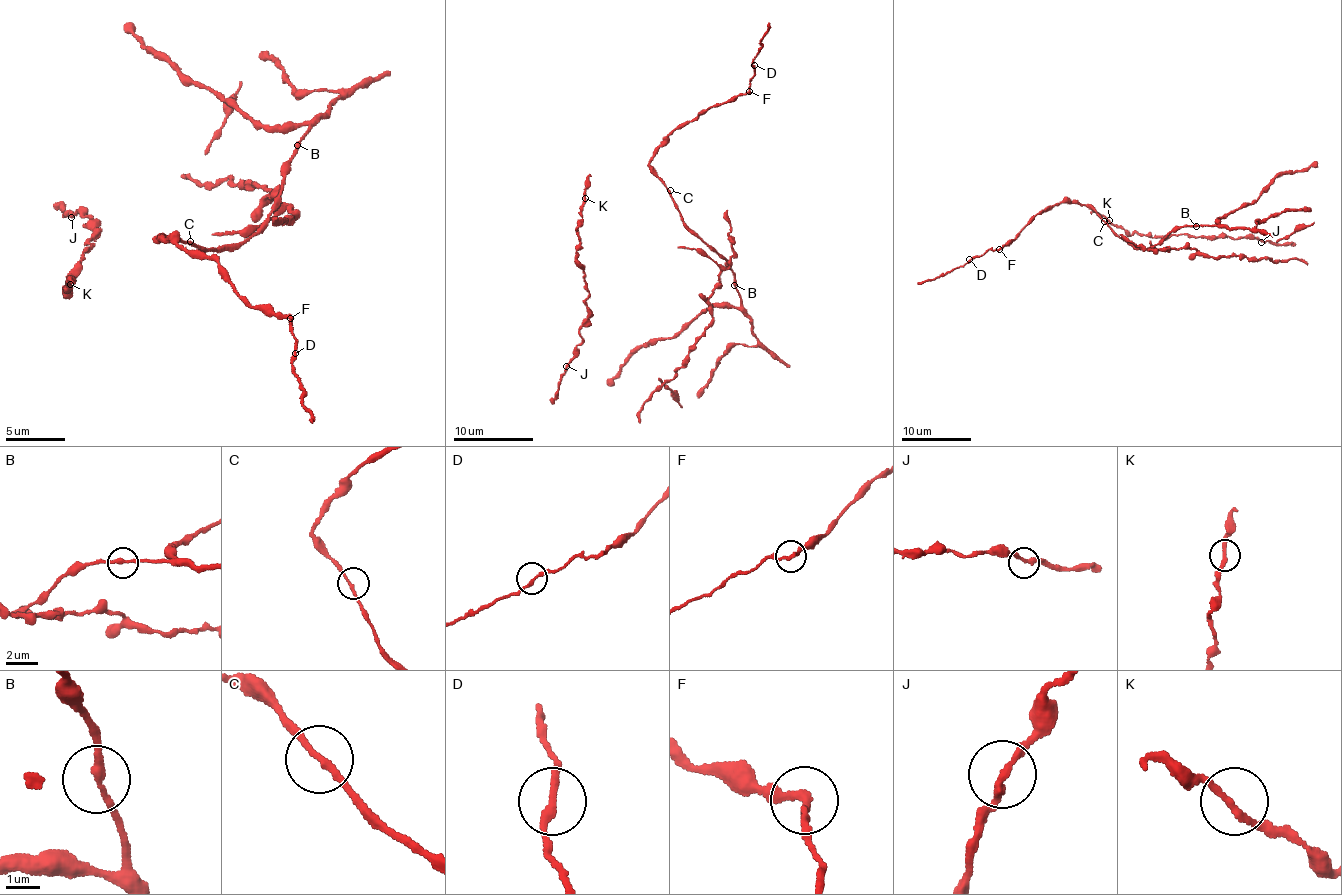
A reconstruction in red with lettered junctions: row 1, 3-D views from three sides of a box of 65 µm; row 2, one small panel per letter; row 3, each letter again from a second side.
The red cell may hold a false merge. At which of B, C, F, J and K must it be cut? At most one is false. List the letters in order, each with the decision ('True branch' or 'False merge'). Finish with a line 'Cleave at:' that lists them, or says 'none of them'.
B: True branch
C: True branch
F: False merge
J: True branch
K: True branch
Cleave at: F

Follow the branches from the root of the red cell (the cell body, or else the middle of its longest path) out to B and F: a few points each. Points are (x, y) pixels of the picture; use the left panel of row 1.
B: (187, 244), (211, 249), (247, 241), (273, 209), (274, 201), (280, 193), (286, 164), (297, 145)
F: (187, 244), (167, 238), (157, 240), (157, 243), (169, 240), (215, 258), (249, 306), (291, 317)

